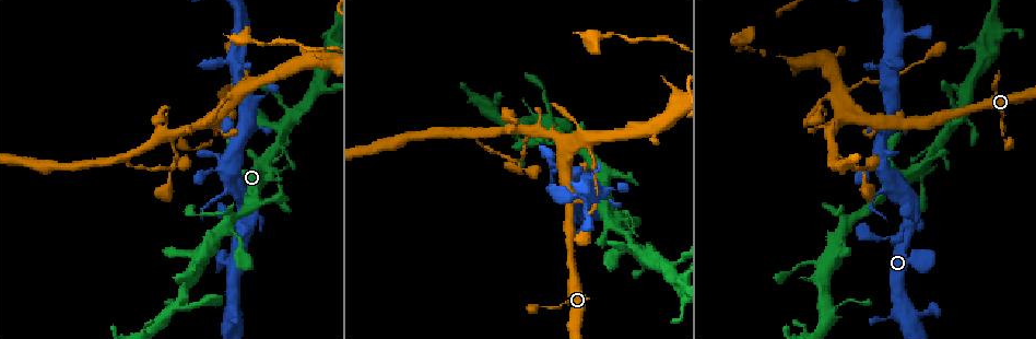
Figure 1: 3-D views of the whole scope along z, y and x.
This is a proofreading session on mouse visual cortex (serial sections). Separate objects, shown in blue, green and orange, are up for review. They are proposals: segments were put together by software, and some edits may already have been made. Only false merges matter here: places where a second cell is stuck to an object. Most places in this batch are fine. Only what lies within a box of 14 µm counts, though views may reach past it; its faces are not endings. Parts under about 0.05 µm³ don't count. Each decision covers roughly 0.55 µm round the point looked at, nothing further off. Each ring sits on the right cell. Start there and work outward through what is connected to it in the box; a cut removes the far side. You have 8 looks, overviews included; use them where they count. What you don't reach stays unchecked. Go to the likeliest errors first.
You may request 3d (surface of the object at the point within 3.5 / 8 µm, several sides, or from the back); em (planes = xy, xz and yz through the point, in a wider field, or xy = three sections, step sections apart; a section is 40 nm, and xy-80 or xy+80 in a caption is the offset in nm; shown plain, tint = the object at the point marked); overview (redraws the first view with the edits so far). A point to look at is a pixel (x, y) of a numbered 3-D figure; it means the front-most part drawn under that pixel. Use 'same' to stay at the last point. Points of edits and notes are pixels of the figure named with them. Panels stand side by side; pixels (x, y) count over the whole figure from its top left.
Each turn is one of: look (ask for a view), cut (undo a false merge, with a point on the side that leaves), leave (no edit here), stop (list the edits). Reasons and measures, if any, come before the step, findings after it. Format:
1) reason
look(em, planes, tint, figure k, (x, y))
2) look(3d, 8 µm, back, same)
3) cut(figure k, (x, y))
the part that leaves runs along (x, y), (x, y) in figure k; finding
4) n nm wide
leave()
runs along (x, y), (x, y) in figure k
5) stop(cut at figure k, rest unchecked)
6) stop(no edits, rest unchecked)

narrows sharply
look(3d, 3.5 µm, figure 1, (630, 221))

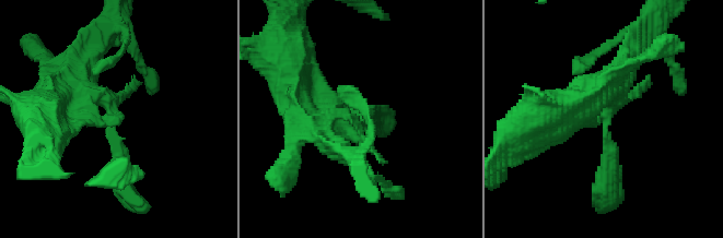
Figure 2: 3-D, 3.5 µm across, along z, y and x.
now the EM
look(em, xy, step 5, tint, figure 2, (358, 120))

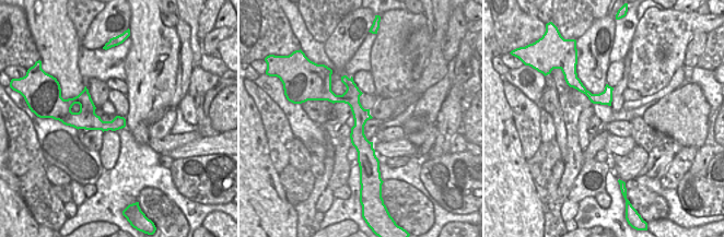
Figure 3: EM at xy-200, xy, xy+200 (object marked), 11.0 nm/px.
leave()
runs along (66, 91), (109, 107), (132, 201) in figure 2; all the same cell

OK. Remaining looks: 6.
a narrow waist
look(3d, 8 µm, figure 1, (523, 129))

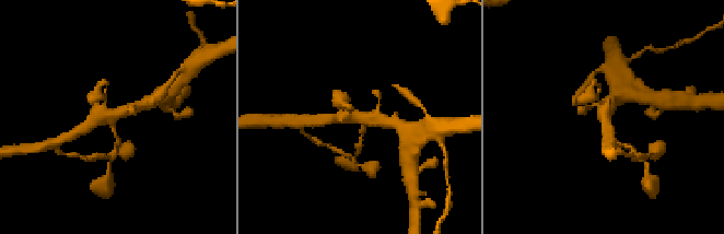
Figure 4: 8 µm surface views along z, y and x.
look(3d, 3.5 µm, figure 4, (357, 119))

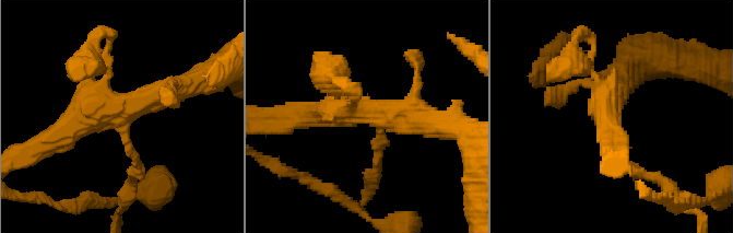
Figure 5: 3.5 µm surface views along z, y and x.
4 arms; arms of 100, 150, 400, 400 nm; shape alone is not enough
look(em, xy, step 5, tint, figure 5, (128, 106))

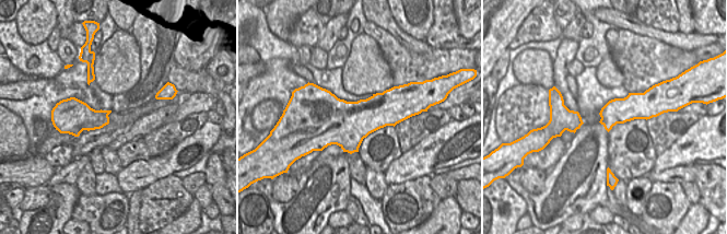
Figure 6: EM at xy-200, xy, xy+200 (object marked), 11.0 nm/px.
leave()
runs along (190, 82), (96, 106), (59, 136) in figure 5; one cell here

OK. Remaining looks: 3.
sharp bend
look(3d, 3.5 µm, figure 1, (862, 170))

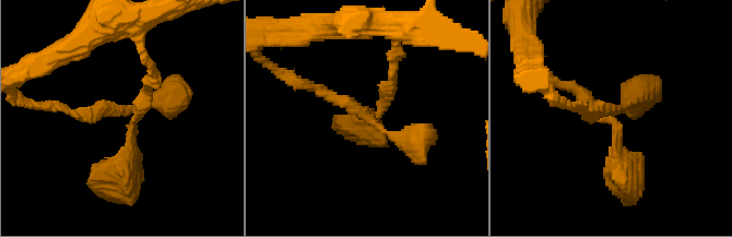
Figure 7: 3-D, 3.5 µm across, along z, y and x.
3 arms; arms of 150, 300, 350 nm; shape alone is not enough
look(em, xy, step 1, tint, figure 7, (610, 120))

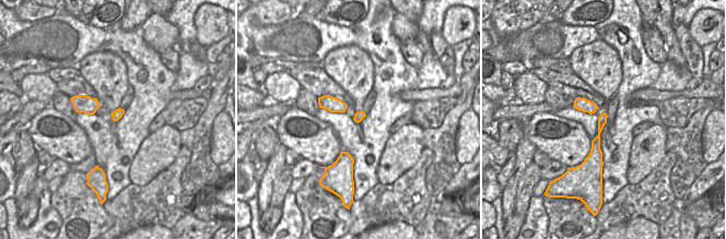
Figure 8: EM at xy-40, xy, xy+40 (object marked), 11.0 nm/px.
leave()
runs along (557, 82), (618, 129), (627, 186) in figure 7; one cell here

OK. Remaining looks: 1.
stop(no edits, rest unchecked)

